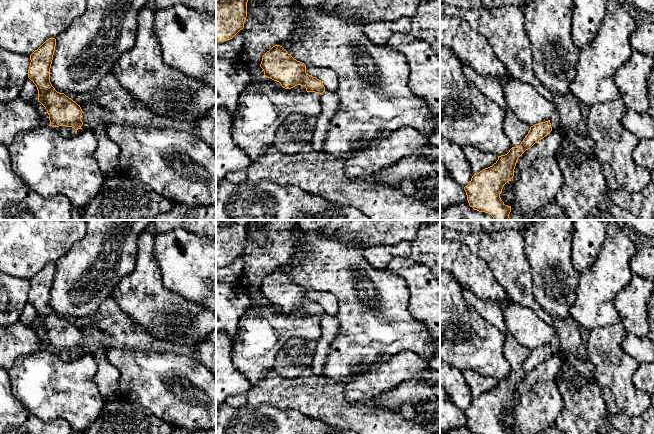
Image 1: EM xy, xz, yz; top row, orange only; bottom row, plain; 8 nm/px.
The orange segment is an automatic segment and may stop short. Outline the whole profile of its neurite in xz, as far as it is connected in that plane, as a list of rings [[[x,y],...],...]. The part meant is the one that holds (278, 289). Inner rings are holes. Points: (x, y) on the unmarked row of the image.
[[[280,269],[273,270],[263,279],[260,291],[264,300],[279,306],[285,313],[301,309],[307,316],[322,318],[325,315],[321,304],[307,298],[306,289],[294,283]]]

